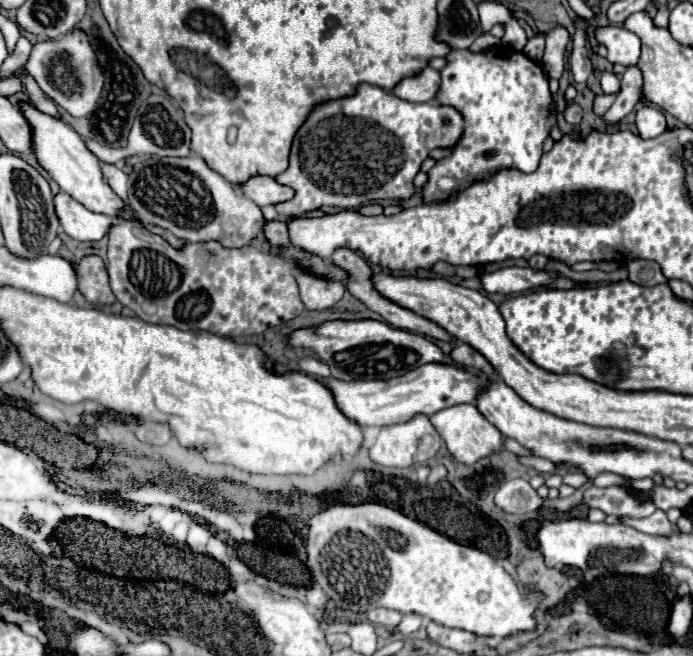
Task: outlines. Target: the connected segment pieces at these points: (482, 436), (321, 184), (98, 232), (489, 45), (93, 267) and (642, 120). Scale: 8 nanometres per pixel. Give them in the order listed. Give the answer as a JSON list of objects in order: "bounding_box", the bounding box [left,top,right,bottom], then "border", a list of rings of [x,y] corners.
[{"bounding_box":[430,403,504,465],"border":[[[462,403],[462,405],[454,405],[454,407],[448,407],[448,409],[436,411],[436,413],[430,415],[430,421],[436,427],[436,431],[440,433],[440,437],[444,439],[448,451],[464,465],[472,465],[480,457],[492,455],[498,449],[502,449],[502,443],[504,443],[502,433],[472,403]]]},{"bounding_box":[276,83,462,215],"border":[[[360,83],[354,95],[318,103],[296,131],[290,165],[276,177],[296,191],[288,203],[278,203],[280,215],[298,215],[320,207],[356,209],[368,201],[410,199],[412,179],[436,147],[452,145],[462,131],[462,119],[452,107],[410,103],[382,87]]]},{"bounding_box":[54,193,114,241],"border":[[[60,193],[54,197],[54,203],[64,233],[76,241],[100,241],[114,225],[112,217],[96,215],[86,207],[80,207],[70,195]]]},{"bounding_box":[470,33,502,52],"border":[[[488,33],[478,37],[477,40],[470,46],[470,50],[472,52],[487,51],[494,49],[500,42],[502,42],[502,40],[498,41],[497,38]]]},{"bounding_box":[76,255,116,305],"border":[[[96,255],[84,257],[76,265],[76,273],[78,273],[78,289],[86,297],[88,303],[112,305],[116,301],[116,297],[112,295],[112,289],[108,285],[106,265],[100,257],[96,257]]]},{"bounding_box":[636,105,668,139],"border":[[[644,105],[636,111],[636,127],[642,139],[654,139],[668,129],[664,113],[652,105]]]}]

